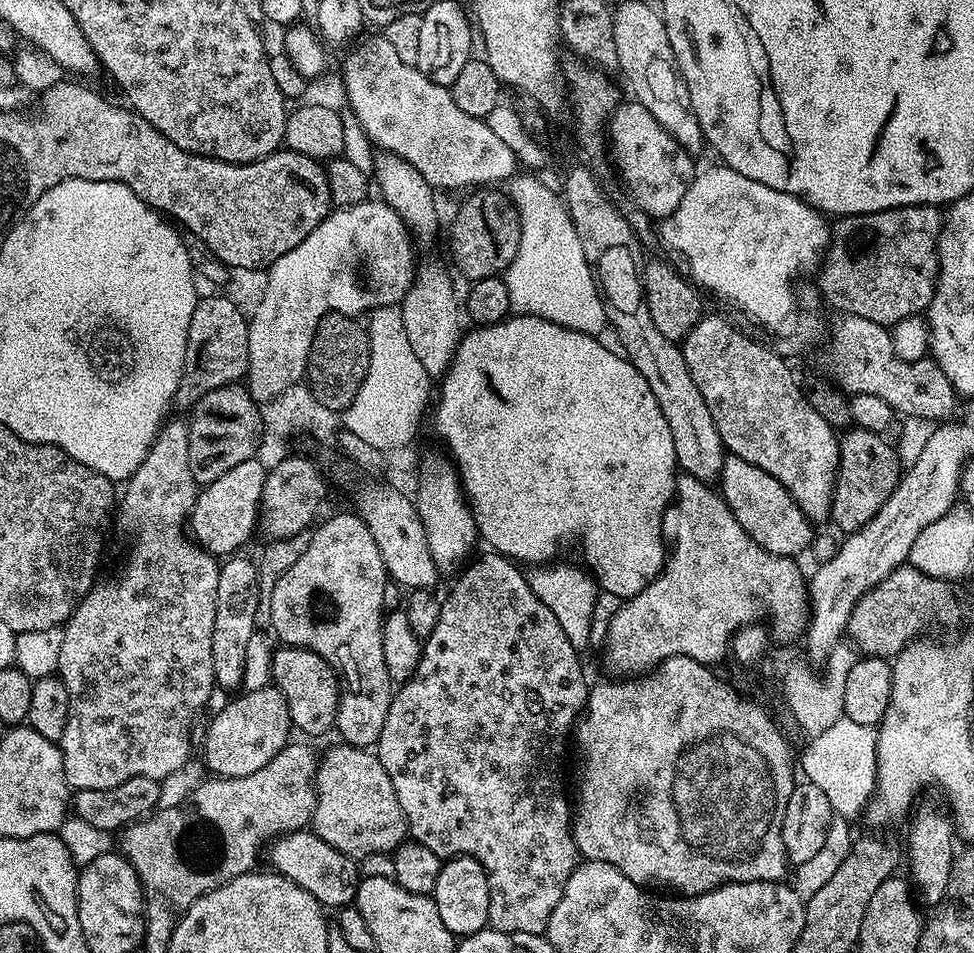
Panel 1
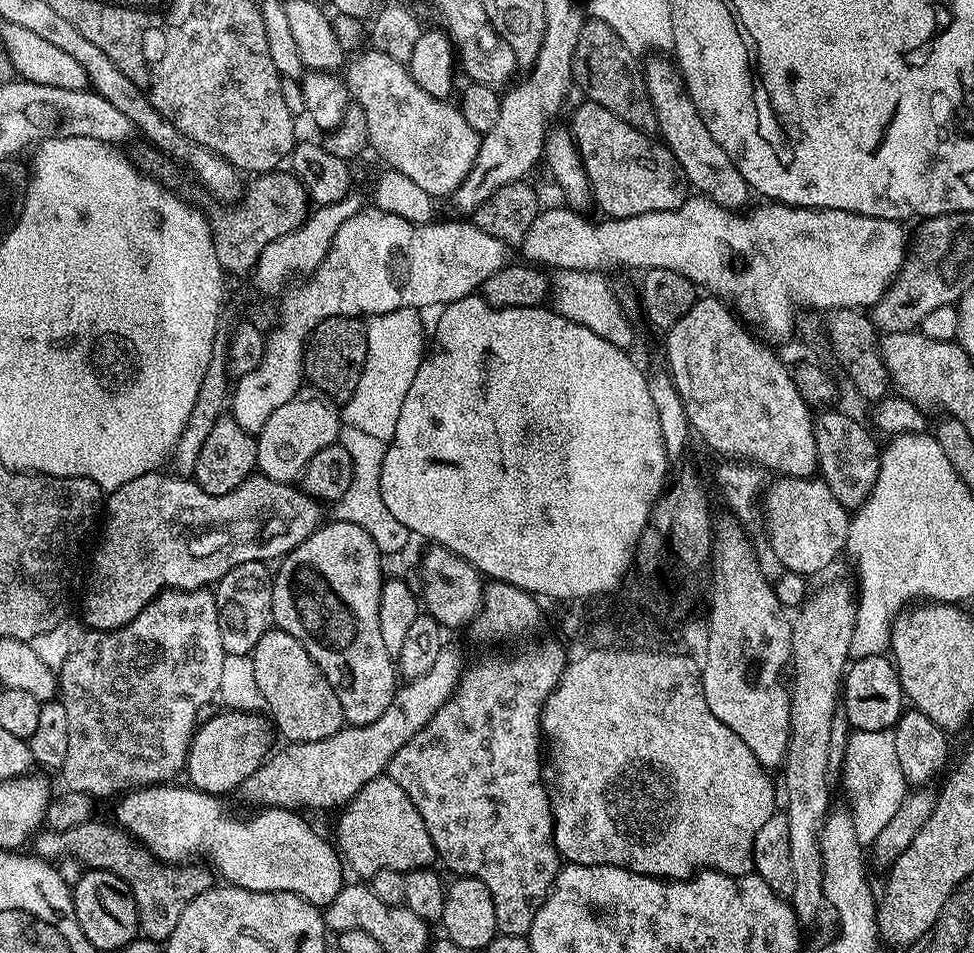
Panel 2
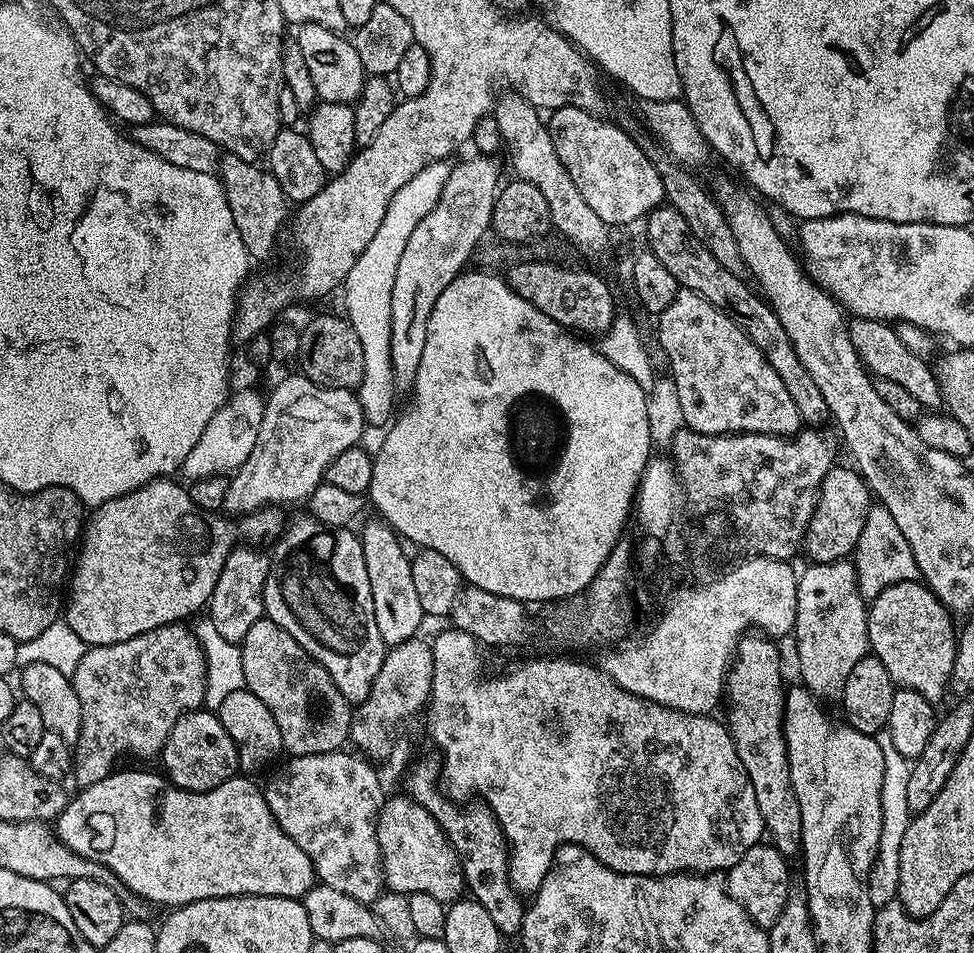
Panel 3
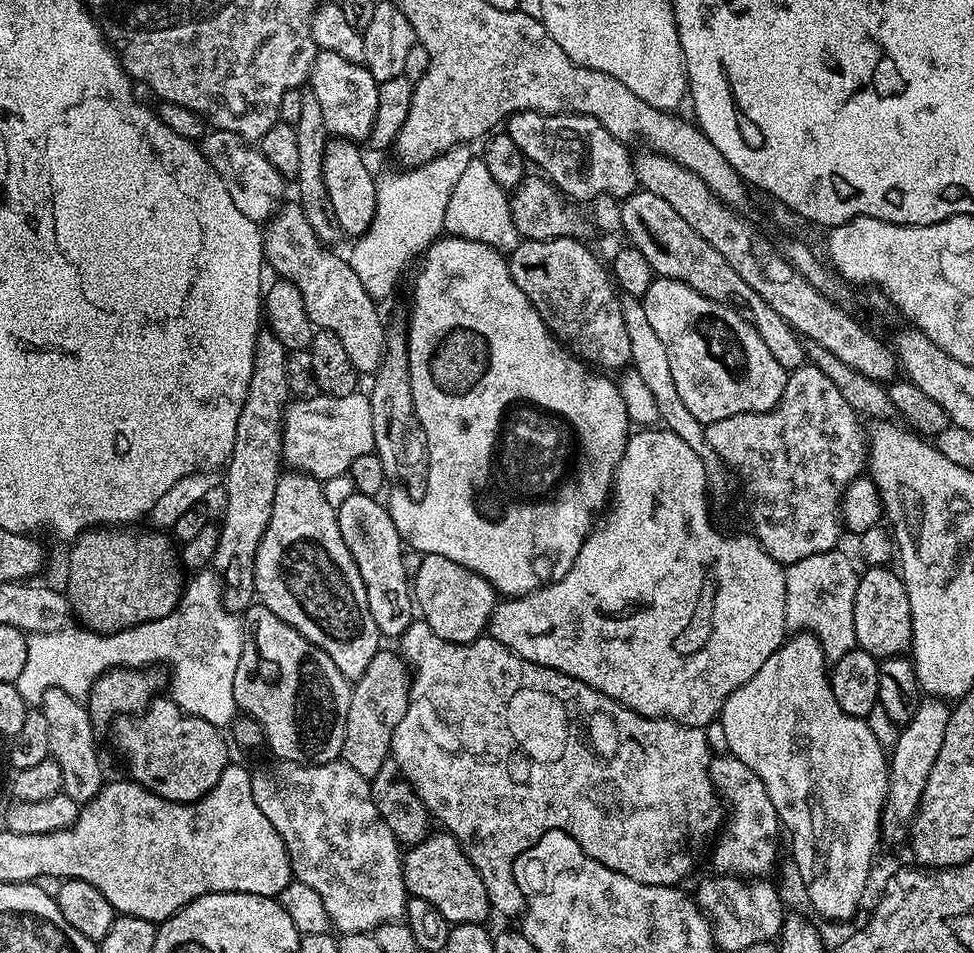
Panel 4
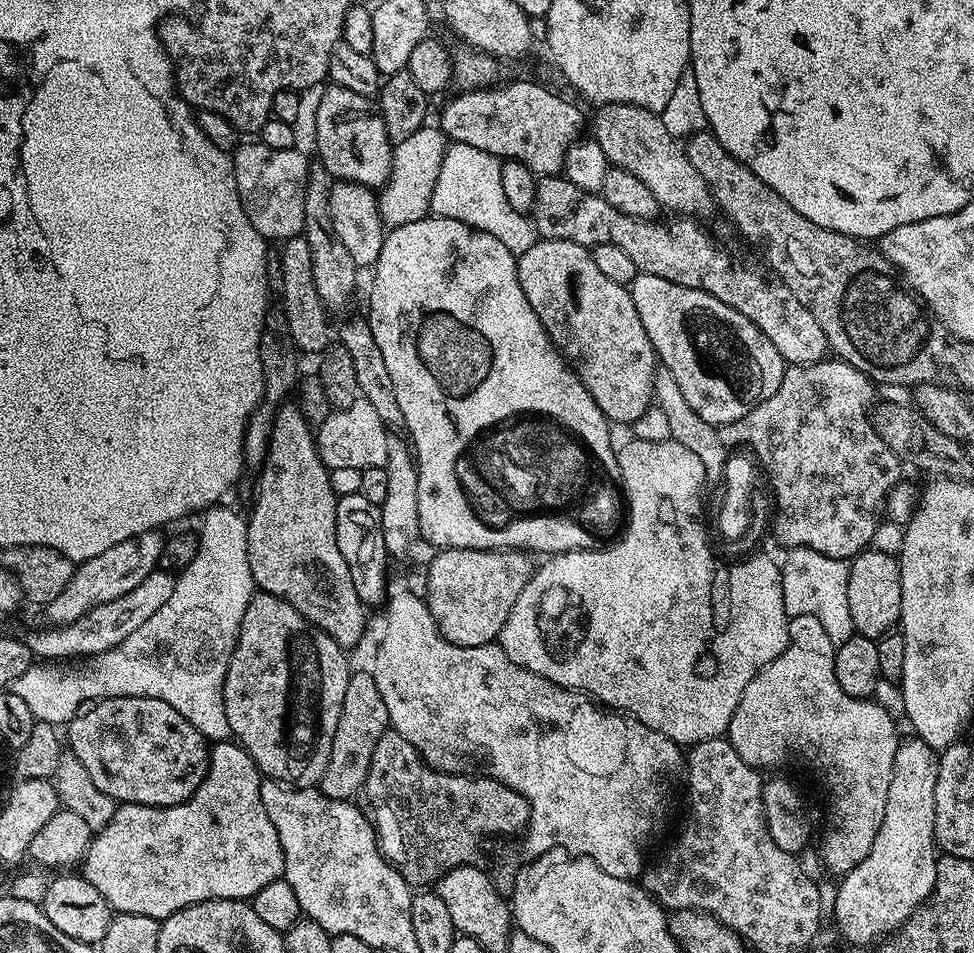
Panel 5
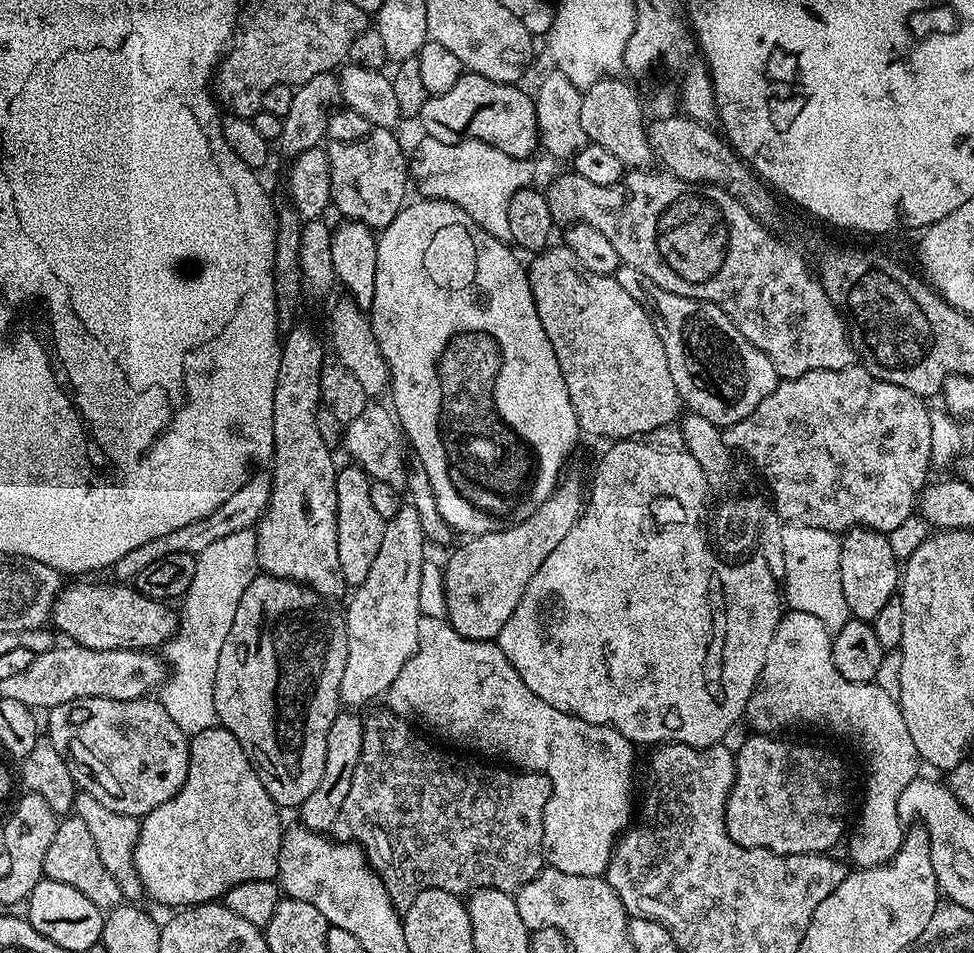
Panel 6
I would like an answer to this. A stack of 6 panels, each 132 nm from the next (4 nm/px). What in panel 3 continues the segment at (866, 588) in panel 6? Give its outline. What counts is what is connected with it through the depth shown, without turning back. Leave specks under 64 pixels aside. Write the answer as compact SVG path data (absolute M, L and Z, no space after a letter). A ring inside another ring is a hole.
M919 579L891 584L874 597L868 609L868 647L886 666L892 683L918 690L922 698L939 702L949 687L952 667L956 661L957 625L952 625L953 613Z

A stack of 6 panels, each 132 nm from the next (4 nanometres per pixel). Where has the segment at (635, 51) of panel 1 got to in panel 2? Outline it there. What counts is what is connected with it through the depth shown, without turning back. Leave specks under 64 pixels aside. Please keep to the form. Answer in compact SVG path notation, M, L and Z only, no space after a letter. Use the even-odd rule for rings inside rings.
M656 60L643 69L644 81L650 94L650 102L654 106L656 126L661 141L672 151L672 157L689 185L697 188L701 197L713 200L718 206L740 210L750 197L747 182L738 174L738 166L730 162L726 150L710 138L710 130L706 130L706 122L698 114L694 102L688 97L684 81L680 73L671 63Z

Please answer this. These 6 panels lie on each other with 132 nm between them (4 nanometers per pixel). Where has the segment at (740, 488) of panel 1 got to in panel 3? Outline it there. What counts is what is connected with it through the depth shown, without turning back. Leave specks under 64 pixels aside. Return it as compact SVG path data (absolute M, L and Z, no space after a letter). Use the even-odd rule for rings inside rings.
M832 467L826 474L820 488L820 500L804 535L803 551L808 551L808 560L821 564L851 557L856 551L856 543L862 534L866 514L873 507L874 497L868 490L868 483L855 467Z

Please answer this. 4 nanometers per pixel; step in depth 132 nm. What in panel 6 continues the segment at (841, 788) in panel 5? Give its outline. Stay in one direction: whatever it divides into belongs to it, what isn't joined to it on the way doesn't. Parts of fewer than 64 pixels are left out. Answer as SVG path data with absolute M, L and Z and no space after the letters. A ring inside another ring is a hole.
M791 610L785 611L778 622L778 630L770 642L770 650L766 650L766 662L762 666L760 680L748 703L746 724L756 734L776 734L779 728L787 724L825 724L832 732L837 732L844 740L849 740L858 751L864 752L864 764L868 767L868 777L864 780L864 805L860 808L860 817L856 825L851 825L847 837L847 859L853 860L857 869L879 868L890 862L904 841L905 821L898 814L898 798L910 781L917 779L922 761L918 754L918 746L914 746L914 738L910 738L910 730L906 726L906 718L902 718L898 700L881 690L876 682L859 684L850 682L838 674L838 666L834 666L832 657L833 633L813 618L811 614L802 614Z

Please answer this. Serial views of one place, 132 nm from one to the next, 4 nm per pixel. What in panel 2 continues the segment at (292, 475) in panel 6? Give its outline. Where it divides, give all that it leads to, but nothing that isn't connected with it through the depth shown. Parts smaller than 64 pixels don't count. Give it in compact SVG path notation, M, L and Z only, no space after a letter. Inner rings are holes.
M335 519L329 523L321 523L306 542L279 561L280 569L275 569L272 582L272 619L275 627L302 642L306 654L326 674L334 694L338 694L345 721L352 726L369 724L374 718L382 718L398 687L397 665L382 643L382 630L378 630L378 606L386 573L380 569L379 546L362 526Z

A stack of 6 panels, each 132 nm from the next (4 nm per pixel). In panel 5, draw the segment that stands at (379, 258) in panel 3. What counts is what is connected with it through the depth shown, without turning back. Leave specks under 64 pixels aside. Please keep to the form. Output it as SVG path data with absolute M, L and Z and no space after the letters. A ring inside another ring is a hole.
M423 126L404 142L395 144L392 150L392 173L388 181L379 189L378 203L380 217L389 229L402 226L406 222L418 222L429 215L434 194L434 182L438 182L438 170L442 170L444 149L450 141L439 127Z

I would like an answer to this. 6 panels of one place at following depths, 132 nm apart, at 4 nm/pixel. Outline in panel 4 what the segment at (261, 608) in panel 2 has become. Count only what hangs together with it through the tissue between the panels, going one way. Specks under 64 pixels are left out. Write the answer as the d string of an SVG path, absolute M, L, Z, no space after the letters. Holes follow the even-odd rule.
M267 326L261 327L260 333L256 336L254 342L254 370L250 374L250 386L246 390L246 402L242 402L242 414L238 414L238 430L234 430L234 450L231 456L229 456L226 463L226 469L228 469L228 477L223 477L222 488L224 484L224 492L228 495L228 505L224 508L224 520L219 521L220 537L218 538L218 550L214 559L214 571L219 576L220 583L222 585L222 599L224 601L224 607L229 612L235 612L237 614L243 614L247 608L251 608L254 601L257 599L256 595L256 583L254 582L254 558L258 554L258 542L262 538L262 534L266 534L266 530L270 526L270 510L272 509L272 503L274 502L274 490L276 489L277 482L280 481L282 475L282 434L284 433L284 409L288 407L290 403L290 393L287 386L287 358L289 351L284 347L284 344L278 340L278 338L271 332Z

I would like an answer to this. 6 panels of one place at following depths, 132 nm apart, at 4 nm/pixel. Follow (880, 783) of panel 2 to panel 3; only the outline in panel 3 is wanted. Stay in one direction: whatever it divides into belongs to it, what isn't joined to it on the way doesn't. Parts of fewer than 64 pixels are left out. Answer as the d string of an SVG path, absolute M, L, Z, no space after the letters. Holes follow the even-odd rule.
M886 728L877 732L875 738L879 744L879 749L882 750L884 760L883 794L880 796L883 804L883 832L880 835L880 846L876 854L876 860L872 863L871 872L868 875L868 893L870 894L871 904L880 907L888 905L889 902L897 899L902 839L909 828L912 813L906 797L910 772L909 761L907 757L902 756L895 749L894 742L891 741Z

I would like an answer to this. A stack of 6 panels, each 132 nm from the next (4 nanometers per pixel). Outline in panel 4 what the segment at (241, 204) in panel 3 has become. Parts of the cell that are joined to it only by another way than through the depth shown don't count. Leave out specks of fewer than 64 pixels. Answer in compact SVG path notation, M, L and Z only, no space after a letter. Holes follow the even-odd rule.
M294 200L287 201L283 203L277 213L267 221L265 228L263 229L264 240L263 240L263 248L264 248L264 257L265 263L267 267L272 271L272 269L276 272L274 273L279 279L284 279L292 282L297 286L298 290L300 290L300 294L302 294L302 301L304 302L304 308L306 308L306 314L310 320L310 323L313 325L315 329L332 332L338 338L340 342L342 342L342 346L346 349L346 354L350 357L350 362L355 366L357 373L361 375L366 374L366 376L373 375L377 366L381 364L382 354L384 353L384 340L386 334L386 324L385 321L382 322L380 318L380 314L378 312L379 305L377 301L373 299L373 297L366 290L362 282L358 279L358 274L354 273L352 265L349 261L344 260L342 262L336 255L332 254L330 251L326 250L325 245L322 245L322 242L317 238L317 235L314 234L314 230L310 227L310 222L306 220L305 212L299 206L299 203Z

